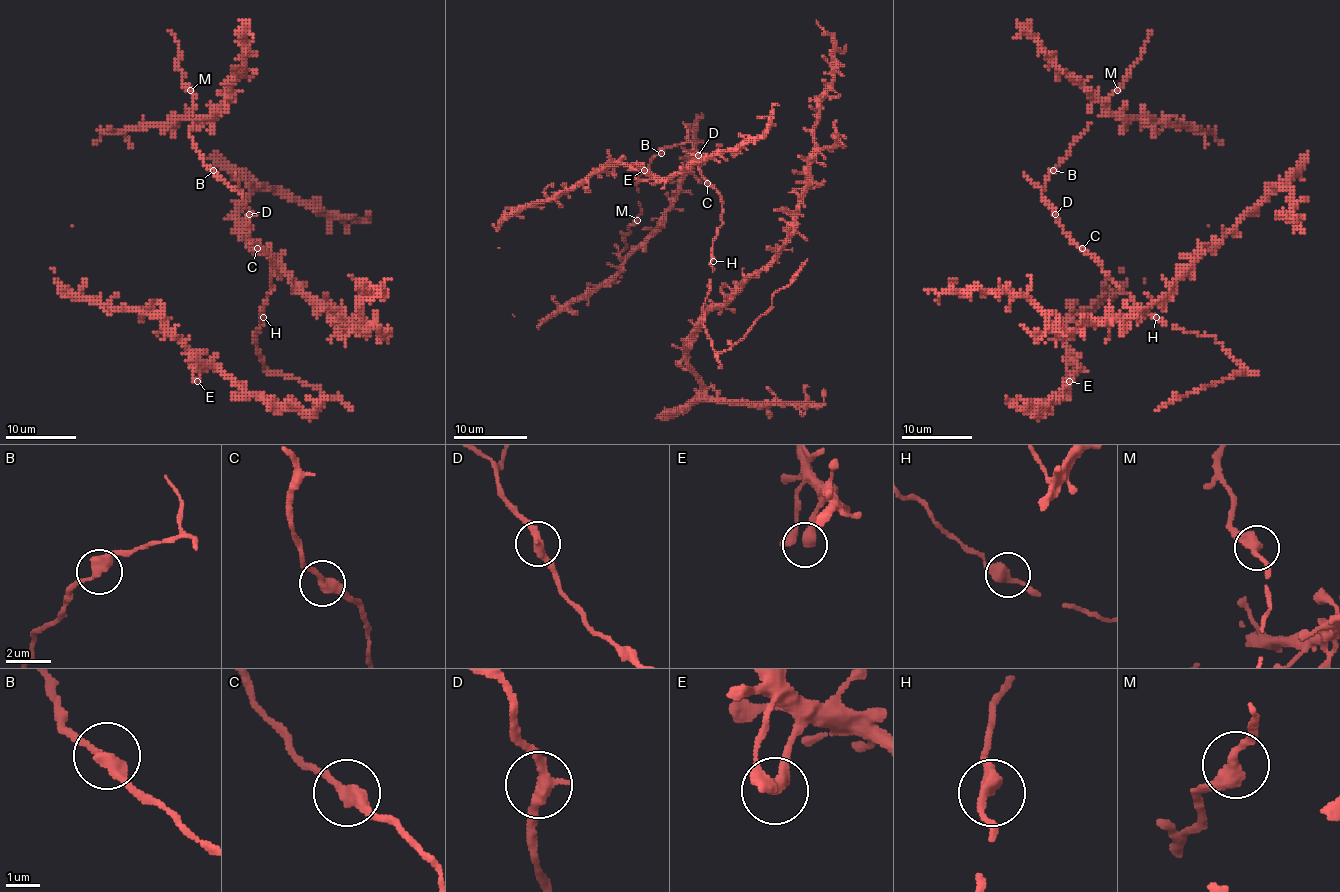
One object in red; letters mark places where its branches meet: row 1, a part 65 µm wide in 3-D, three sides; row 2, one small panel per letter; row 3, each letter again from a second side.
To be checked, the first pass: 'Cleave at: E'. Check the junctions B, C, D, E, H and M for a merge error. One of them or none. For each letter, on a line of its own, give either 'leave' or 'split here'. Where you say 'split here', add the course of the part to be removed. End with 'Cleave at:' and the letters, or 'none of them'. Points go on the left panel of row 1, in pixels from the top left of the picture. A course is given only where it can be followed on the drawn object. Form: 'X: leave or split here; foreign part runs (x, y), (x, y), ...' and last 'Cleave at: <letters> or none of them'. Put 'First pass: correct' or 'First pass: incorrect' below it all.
B: leave
C: leave
D: leave
E: leave
H: leave
M: leave
Cleave at: none of them
First pass: incorrect

